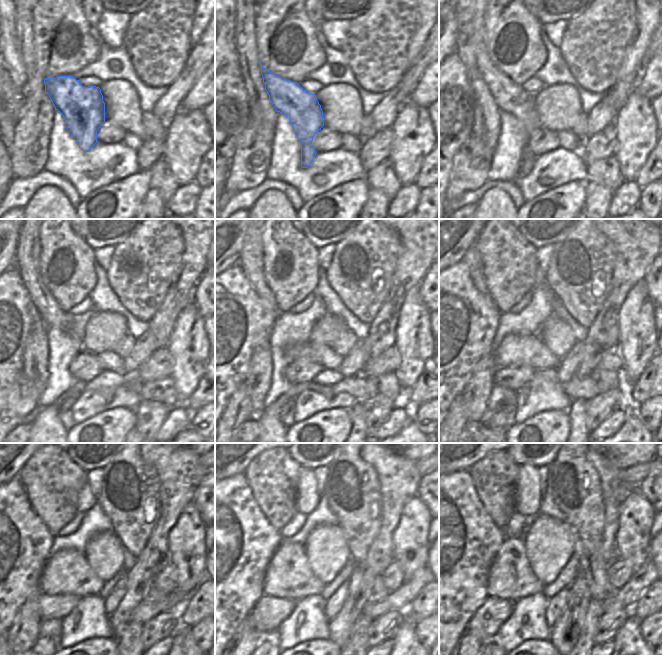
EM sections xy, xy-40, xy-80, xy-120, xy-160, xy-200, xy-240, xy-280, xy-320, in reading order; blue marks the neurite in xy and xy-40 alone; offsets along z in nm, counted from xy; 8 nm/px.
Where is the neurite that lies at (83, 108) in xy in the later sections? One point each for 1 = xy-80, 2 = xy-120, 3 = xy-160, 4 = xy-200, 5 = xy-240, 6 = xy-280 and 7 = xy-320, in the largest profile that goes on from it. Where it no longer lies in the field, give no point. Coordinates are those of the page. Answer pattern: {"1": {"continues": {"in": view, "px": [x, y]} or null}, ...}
{"1": {"continues": {"in": "xy-80", "px": [510, 97]}}, "2": {"continues": {"in": "xy-120", "px": [27, 257]}}, "3": {"continues": {"in": "xy-160", "px": [251, 257]}}, "4": {"continues": {"in": "xy-200", "px": [472, 258]}}, "5": {"continues": {"in": "xy-240", "px": [44, 646]}}, "6": {"continues": {"in": "xy-280", "px": [265, 646]}}, "7": {"continues": {"in": "xy-320", "px": [490, 646]}}}

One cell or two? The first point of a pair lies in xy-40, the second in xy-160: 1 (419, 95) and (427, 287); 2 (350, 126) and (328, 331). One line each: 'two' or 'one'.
1: one
2: one

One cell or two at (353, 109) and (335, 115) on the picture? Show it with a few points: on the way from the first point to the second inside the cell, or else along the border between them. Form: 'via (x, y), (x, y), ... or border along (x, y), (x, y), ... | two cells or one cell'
via (349, 109), (339, 114) | one cell

